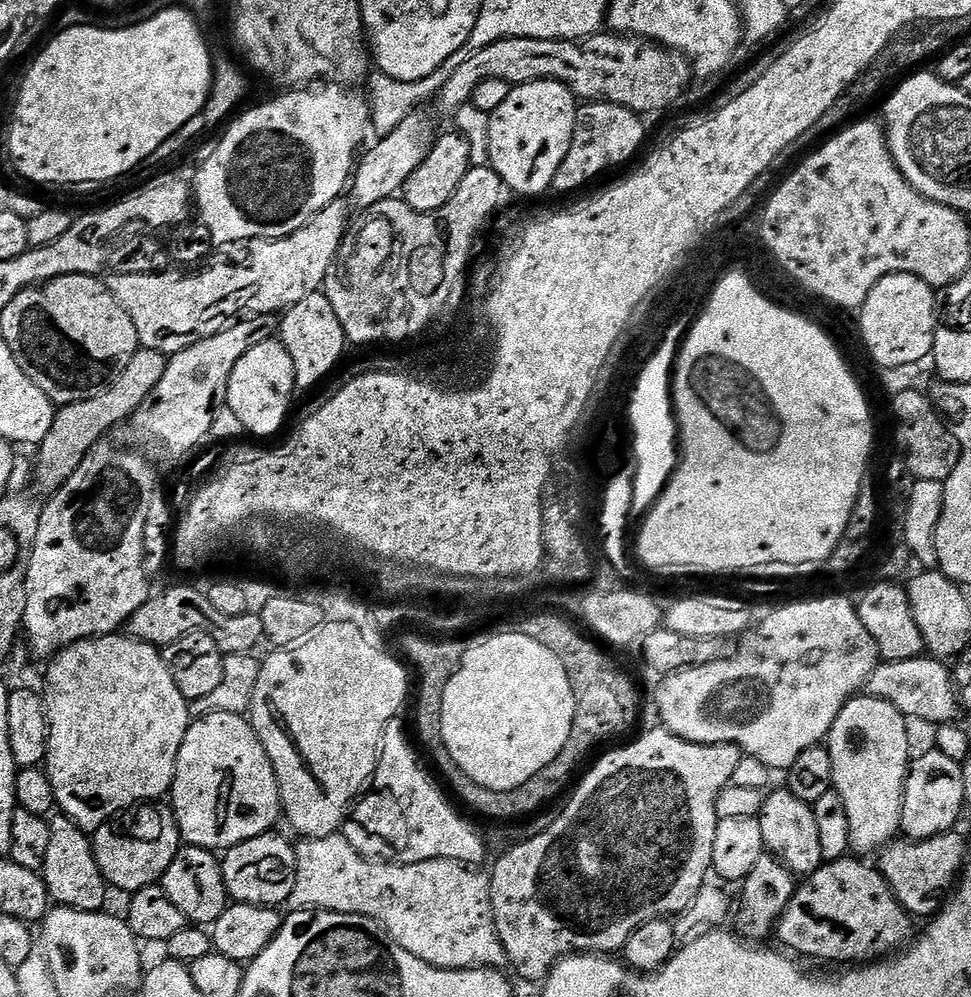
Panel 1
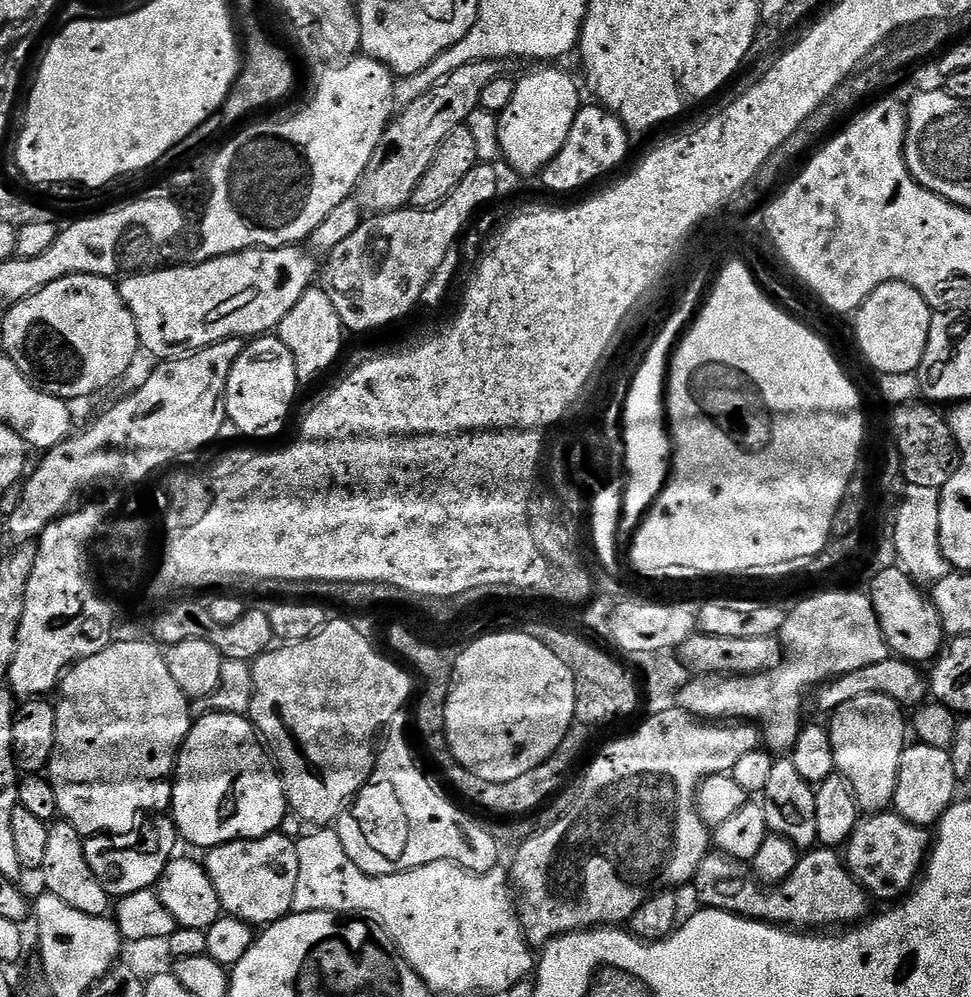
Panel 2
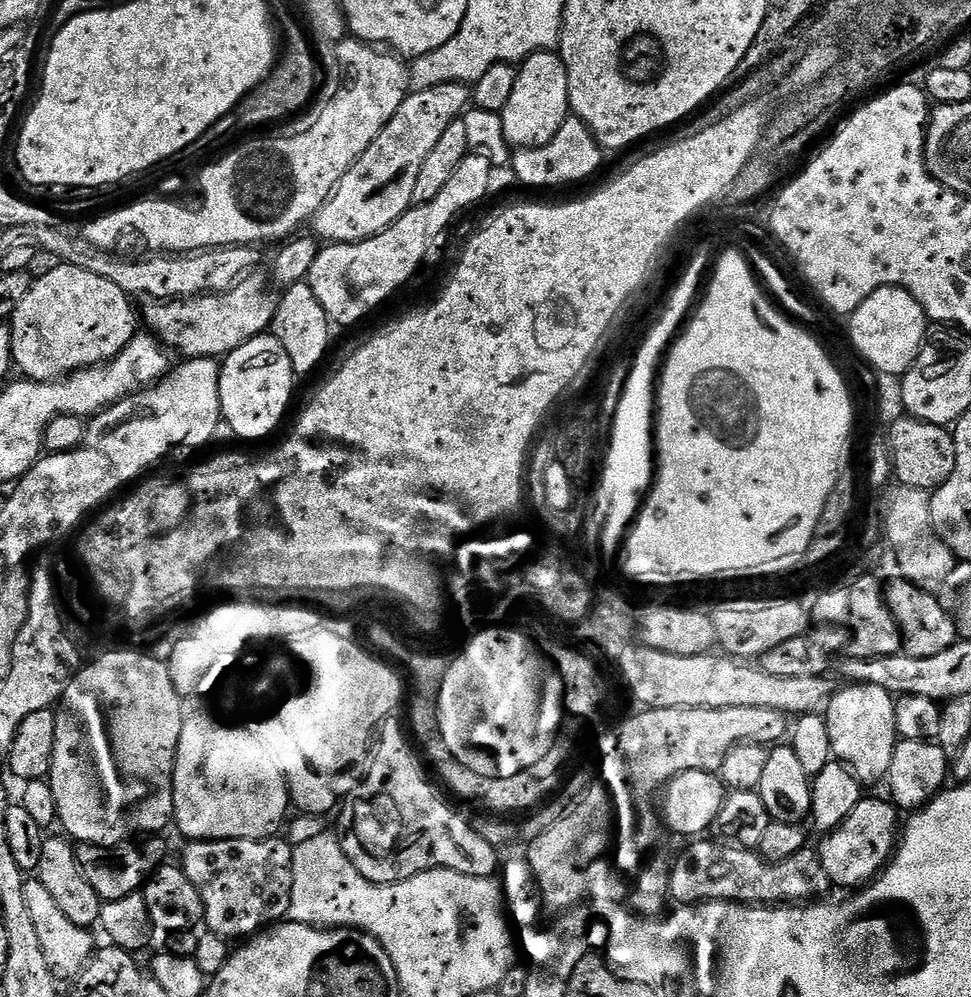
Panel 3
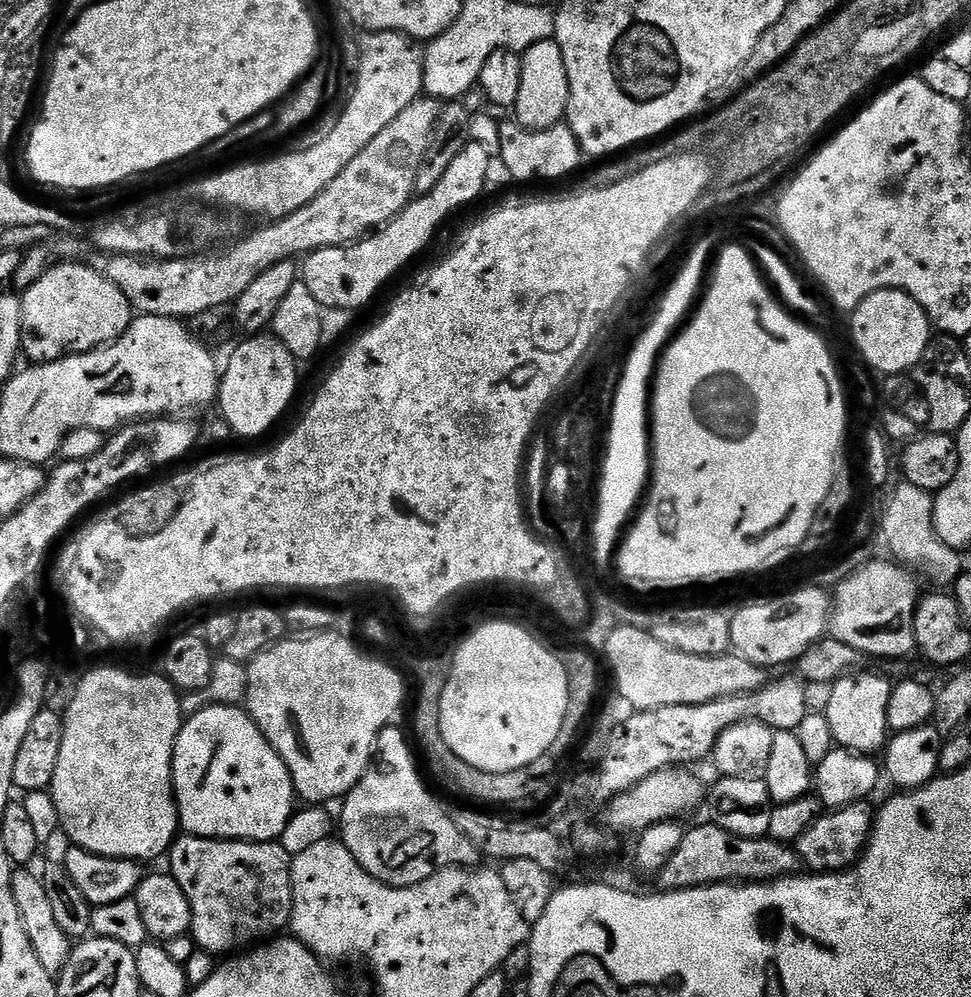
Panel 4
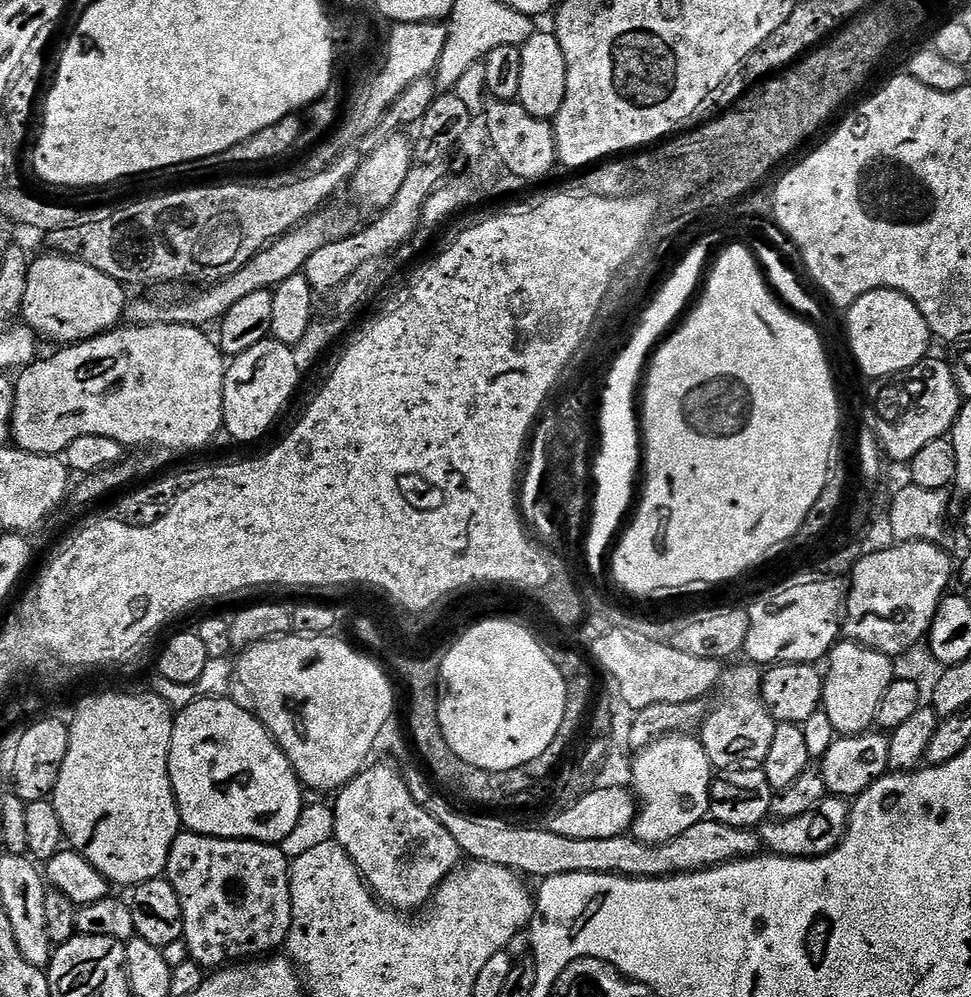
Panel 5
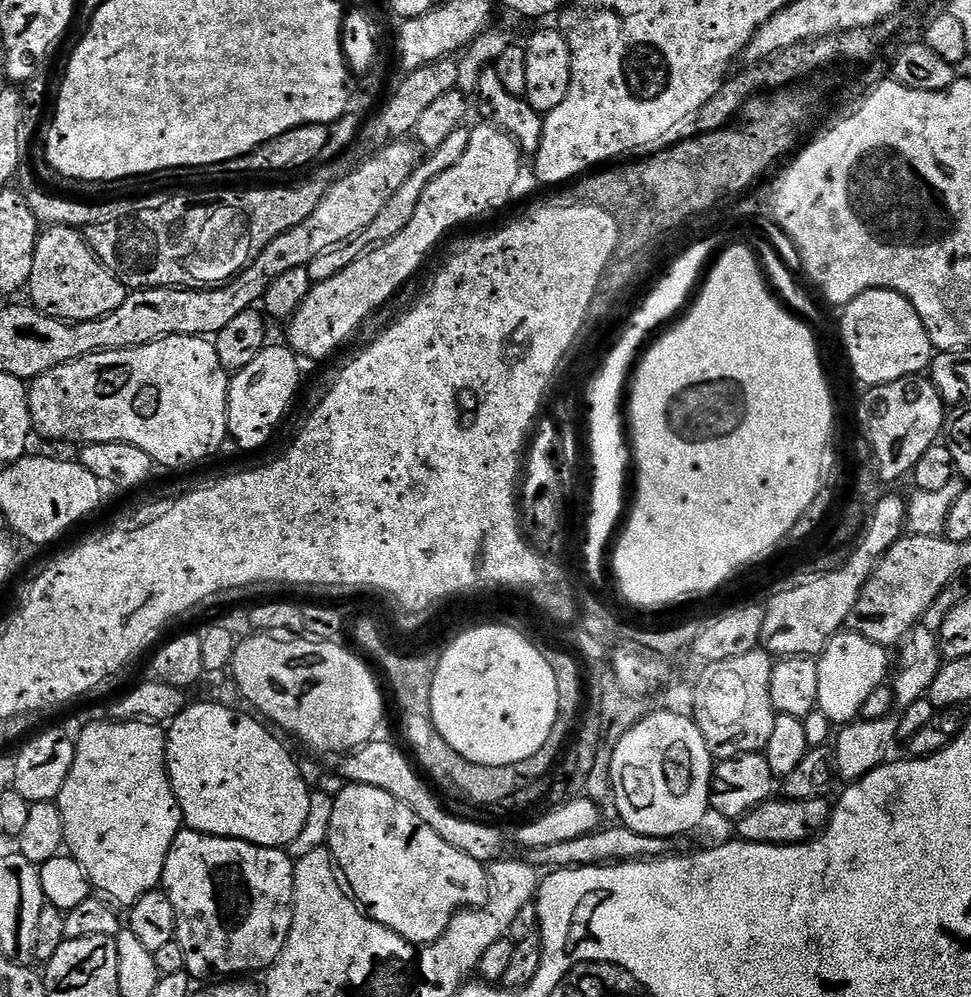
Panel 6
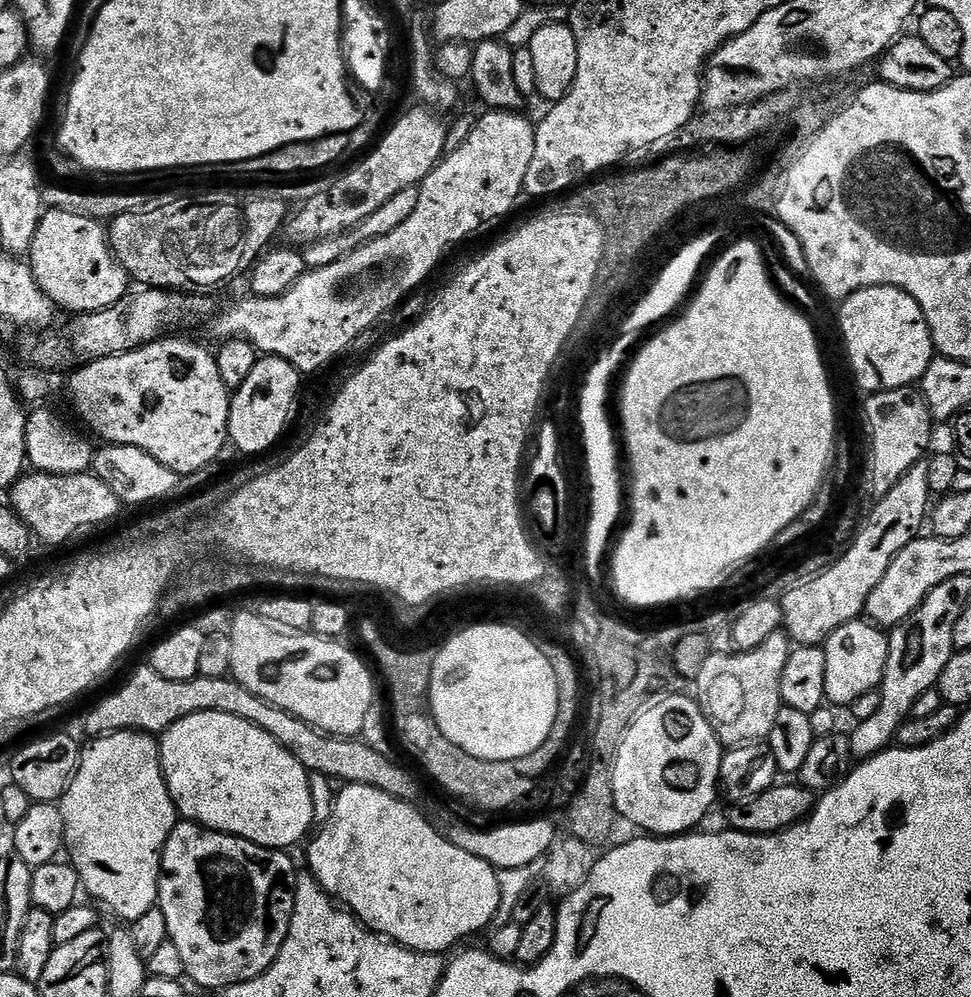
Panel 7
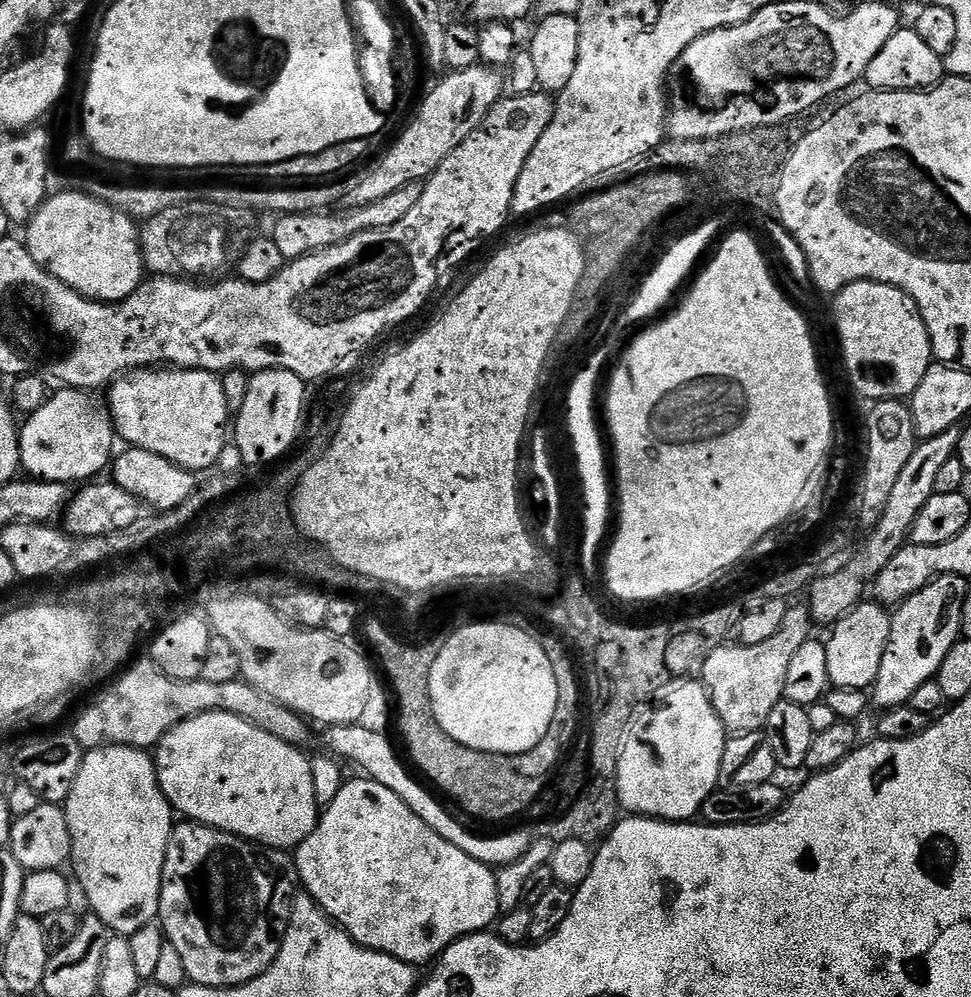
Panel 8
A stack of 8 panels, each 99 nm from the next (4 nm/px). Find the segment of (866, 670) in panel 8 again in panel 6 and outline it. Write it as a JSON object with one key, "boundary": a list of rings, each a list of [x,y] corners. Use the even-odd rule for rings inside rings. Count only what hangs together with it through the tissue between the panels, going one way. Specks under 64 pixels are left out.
{"boundary":[[[851,630],[837,632],[824,645],[823,652],[818,656],[818,708],[826,714],[826,718],[830,718],[834,726],[853,723],[861,715],[867,699],[886,684],[889,679],[888,652],[885,645],[872,642],[870,638]]]}

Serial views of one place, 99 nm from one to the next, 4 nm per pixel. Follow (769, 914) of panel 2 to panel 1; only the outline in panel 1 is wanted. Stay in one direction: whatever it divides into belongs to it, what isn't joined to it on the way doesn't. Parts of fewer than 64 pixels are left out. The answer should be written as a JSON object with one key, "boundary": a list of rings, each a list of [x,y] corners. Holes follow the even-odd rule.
{"boundary":[[[851,855],[840,860],[830,860],[821,864],[814,874],[799,881],[796,892],[790,898],[786,910],[776,923],[775,939],[780,939],[789,953],[797,957],[809,956],[812,960],[852,960],[848,962],[872,962],[889,954],[899,953],[908,947],[913,939],[913,917],[900,905],[898,898],[888,888],[879,869],[863,864],[863,859]]]}

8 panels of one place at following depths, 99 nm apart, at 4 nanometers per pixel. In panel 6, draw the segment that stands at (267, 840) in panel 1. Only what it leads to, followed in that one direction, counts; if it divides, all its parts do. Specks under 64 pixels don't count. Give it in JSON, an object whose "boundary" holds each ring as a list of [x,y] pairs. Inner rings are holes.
{"boundary":[[[182,830],[174,838],[174,842],[170,846],[170,854],[166,854],[166,866],[164,867],[164,879],[162,881],[162,891],[170,898],[170,906],[174,906],[174,914],[176,915],[176,940],[182,946],[182,954],[184,955],[184,971],[189,976],[195,978],[197,981],[208,980],[211,976],[220,976],[216,978],[232,978],[235,972],[256,972],[261,970],[267,970],[272,967],[272,964],[278,958],[278,954],[282,954],[282,946],[286,946],[286,938],[290,934],[290,926],[294,922],[294,870],[296,869],[293,857],[289,855],[285,849],[282,848],[263,848],[257,844],[251,844],[245,840],[231,840],[225,836],[207,836],[205,832],[193,832],[191,830]]]}

